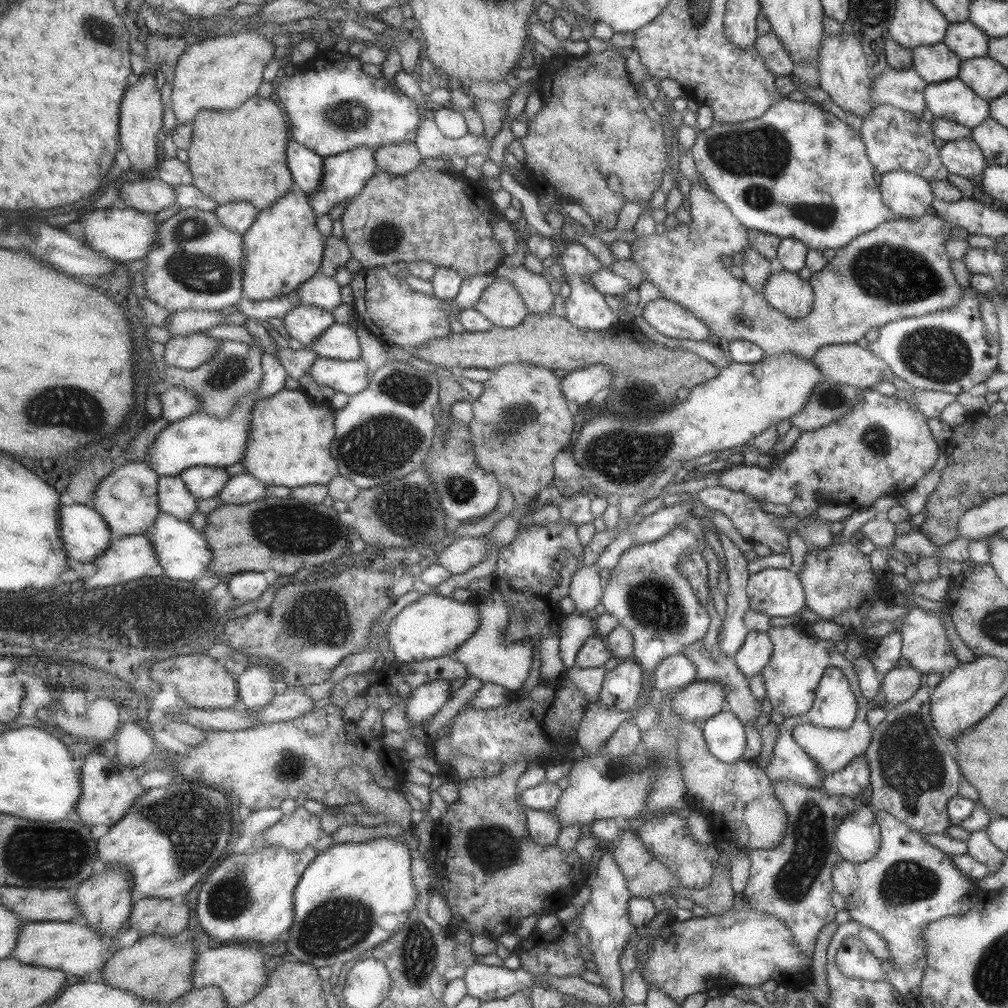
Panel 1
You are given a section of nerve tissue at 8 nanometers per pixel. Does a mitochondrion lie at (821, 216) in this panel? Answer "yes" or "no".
yes

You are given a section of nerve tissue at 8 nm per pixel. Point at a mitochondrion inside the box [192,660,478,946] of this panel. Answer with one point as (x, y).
(230, 897)

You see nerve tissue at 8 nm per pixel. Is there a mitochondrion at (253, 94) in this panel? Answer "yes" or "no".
no

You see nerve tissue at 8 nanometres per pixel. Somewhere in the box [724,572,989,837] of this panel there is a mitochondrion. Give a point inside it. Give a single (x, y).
(911, 766)

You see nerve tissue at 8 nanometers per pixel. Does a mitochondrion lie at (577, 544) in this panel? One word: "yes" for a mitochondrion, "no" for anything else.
no

